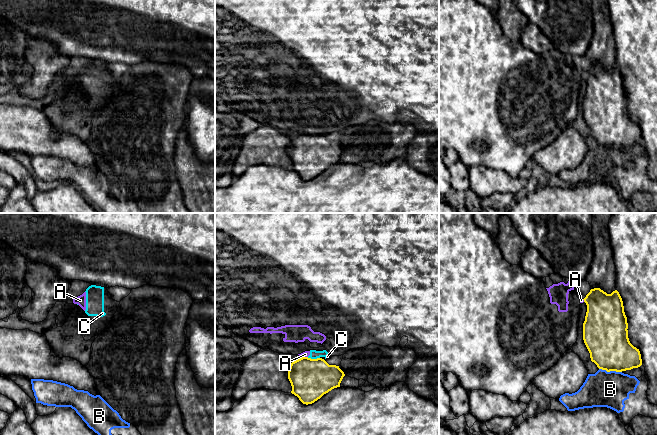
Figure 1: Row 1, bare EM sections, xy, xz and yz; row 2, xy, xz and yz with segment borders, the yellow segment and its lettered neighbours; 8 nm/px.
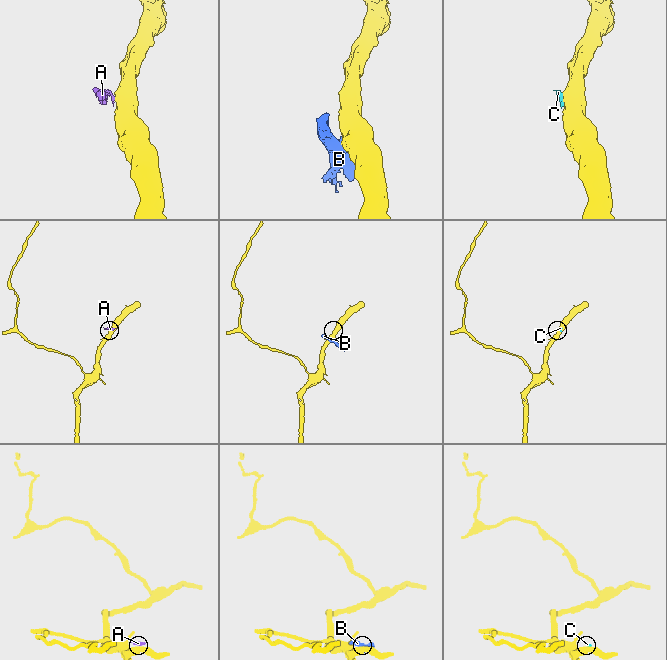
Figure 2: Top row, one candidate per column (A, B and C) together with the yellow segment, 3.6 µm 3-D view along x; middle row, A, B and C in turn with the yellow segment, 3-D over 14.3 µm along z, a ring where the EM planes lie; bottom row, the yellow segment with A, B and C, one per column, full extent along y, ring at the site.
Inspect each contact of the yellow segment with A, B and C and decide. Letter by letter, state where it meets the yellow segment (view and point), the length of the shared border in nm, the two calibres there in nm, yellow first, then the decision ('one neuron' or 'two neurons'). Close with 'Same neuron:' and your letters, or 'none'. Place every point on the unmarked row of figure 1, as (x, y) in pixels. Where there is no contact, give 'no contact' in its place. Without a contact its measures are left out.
A: xz (305, 133) | 50 nm | 320/50 nm | two neurons
B: yz (610, 146) | 190 nm | 340/280 nm | two neurons
C: xz (313, 135) | 100 nm | 320/70 nm | two neurons
Same neuron: none

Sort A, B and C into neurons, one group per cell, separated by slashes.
A C / B

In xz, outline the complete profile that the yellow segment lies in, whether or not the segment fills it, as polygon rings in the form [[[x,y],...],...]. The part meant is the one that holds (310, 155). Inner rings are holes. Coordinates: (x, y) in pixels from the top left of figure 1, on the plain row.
[[[302,133],[292,138],[288,147],[291,169],[306,181],[314,179],[332,165],[340,163],[344,152],[339,142],[329,141],[322,134]]]

